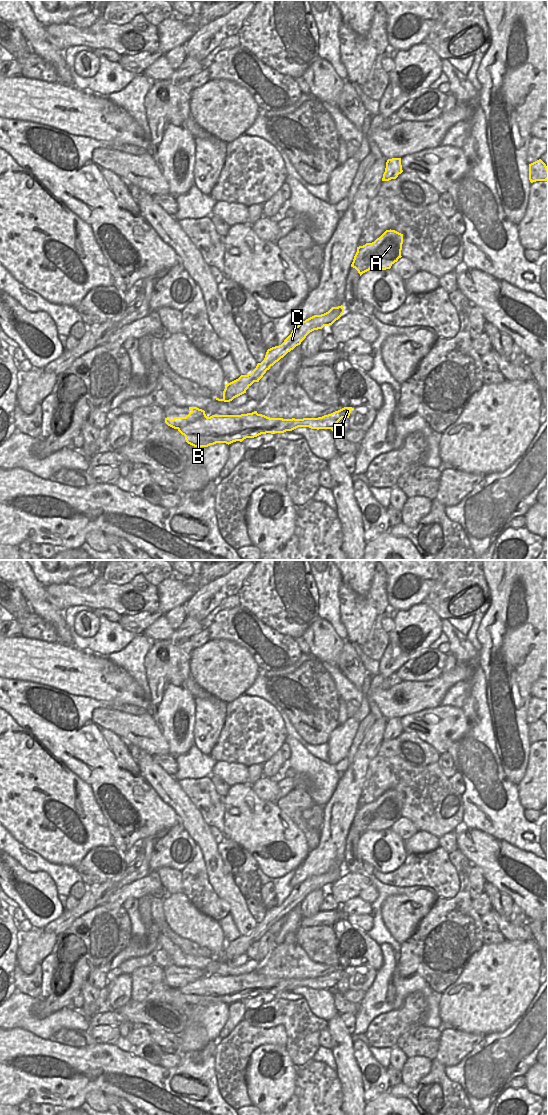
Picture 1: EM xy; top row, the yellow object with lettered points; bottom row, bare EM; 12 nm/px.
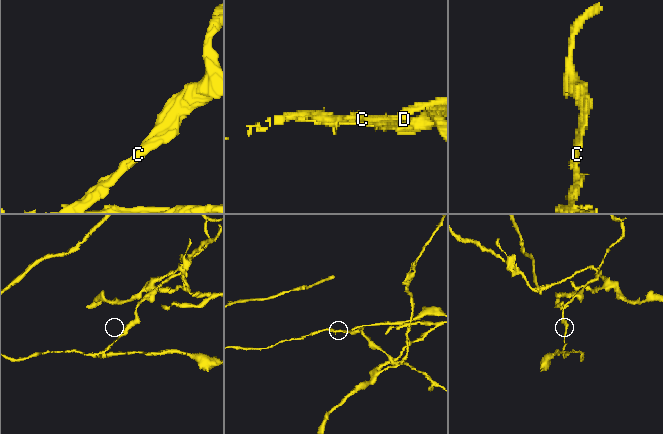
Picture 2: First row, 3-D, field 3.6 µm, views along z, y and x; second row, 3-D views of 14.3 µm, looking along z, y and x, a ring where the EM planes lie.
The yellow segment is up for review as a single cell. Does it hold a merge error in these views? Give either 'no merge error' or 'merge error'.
merge error

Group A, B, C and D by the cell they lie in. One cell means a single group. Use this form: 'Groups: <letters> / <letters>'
Groups: A C / B D

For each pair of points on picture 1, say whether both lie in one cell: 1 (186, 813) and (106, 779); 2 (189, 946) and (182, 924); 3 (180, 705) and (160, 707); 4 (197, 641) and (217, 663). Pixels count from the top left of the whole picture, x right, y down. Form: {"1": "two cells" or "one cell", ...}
{"1": "two cells", "2": "two cells", "3": "one cell", "4": "two cells"}

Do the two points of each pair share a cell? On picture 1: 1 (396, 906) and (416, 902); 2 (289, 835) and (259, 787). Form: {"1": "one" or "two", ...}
{"1": "one", "2": "two"}

